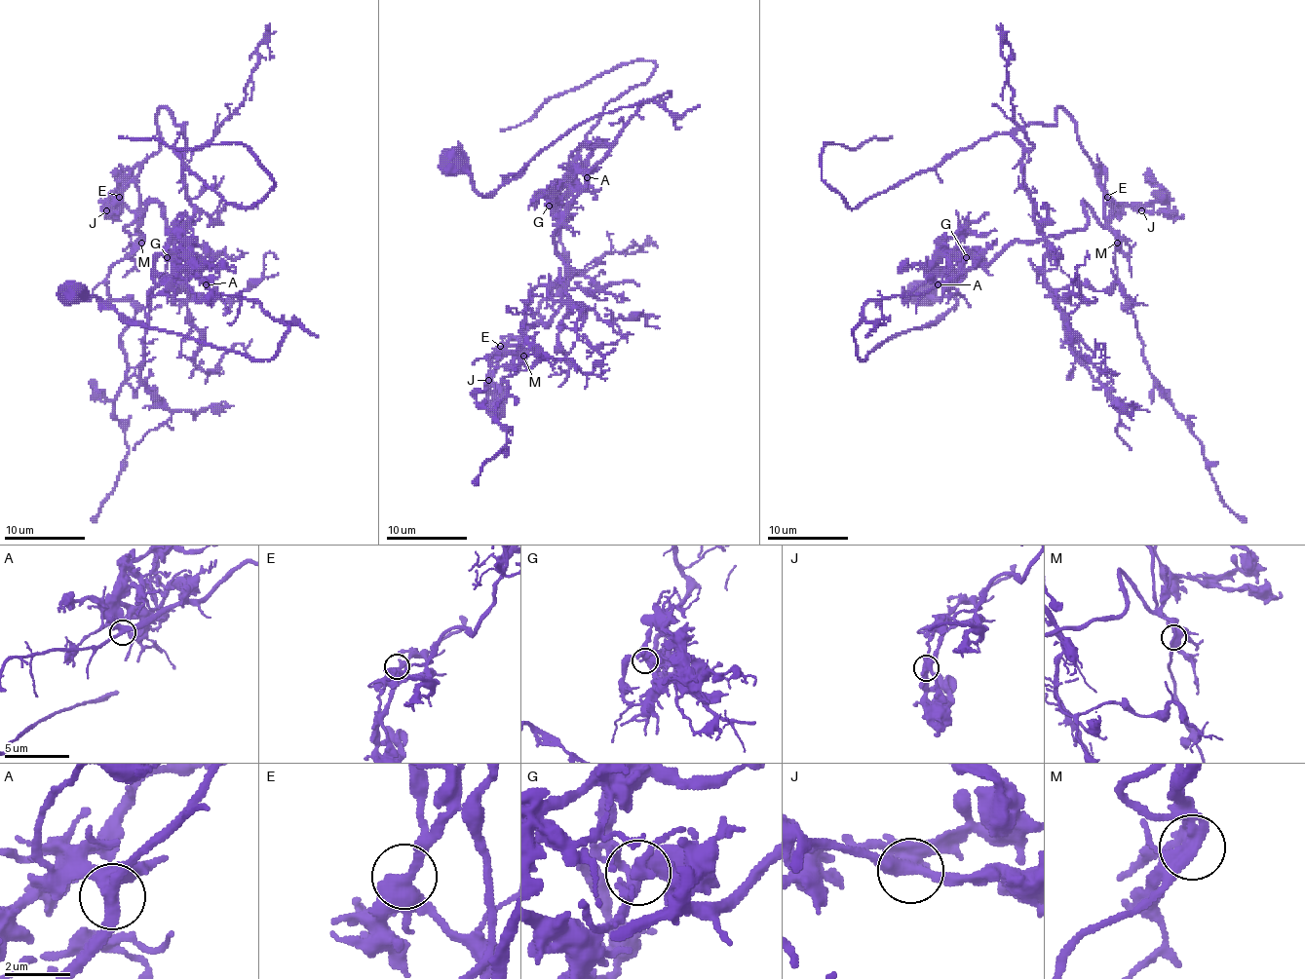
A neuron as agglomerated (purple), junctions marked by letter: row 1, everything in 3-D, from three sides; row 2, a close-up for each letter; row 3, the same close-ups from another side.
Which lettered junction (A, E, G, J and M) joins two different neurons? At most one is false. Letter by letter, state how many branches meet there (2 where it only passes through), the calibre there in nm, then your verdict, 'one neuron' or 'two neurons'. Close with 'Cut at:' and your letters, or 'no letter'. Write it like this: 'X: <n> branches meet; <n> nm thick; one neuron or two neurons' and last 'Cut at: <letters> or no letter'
A: 4 branches meet; 400 nm thick; one neuron
E: 4 branches meet; 340 nm thick; one neuron
G: 4 branches meet; 400 nm thick; one neuron
J: 4 branches meet; 420 nm thick; one neuron
M: 4 branches meet; 400 nm thick; two neurons
Cut at: M

